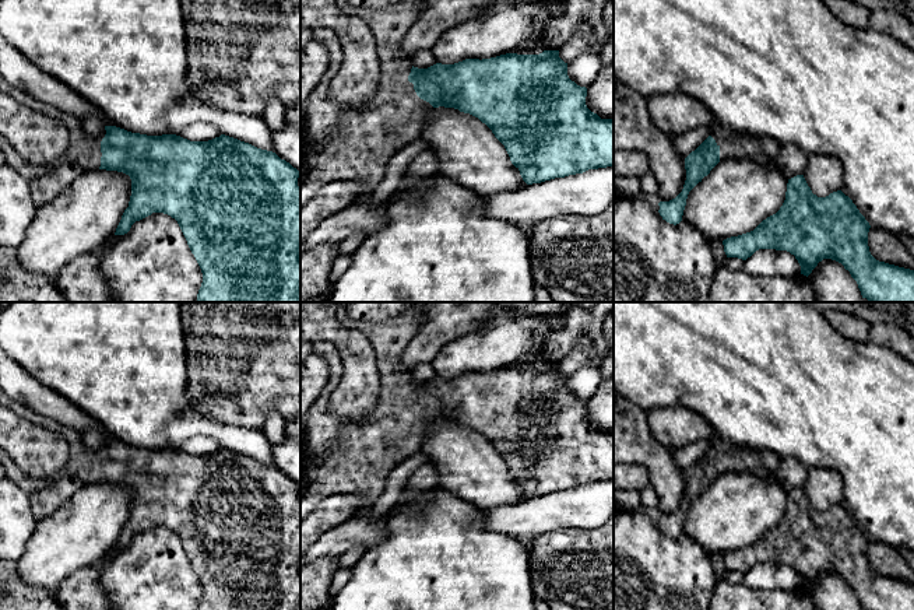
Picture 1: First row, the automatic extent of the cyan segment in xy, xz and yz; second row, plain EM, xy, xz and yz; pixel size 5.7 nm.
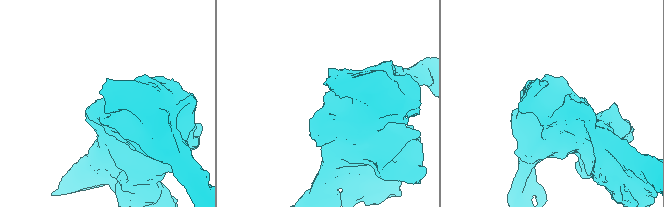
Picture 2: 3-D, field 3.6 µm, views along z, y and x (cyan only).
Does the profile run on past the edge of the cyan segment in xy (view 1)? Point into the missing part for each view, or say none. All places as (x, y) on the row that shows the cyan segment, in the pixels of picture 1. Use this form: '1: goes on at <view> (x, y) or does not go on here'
1: goes on at xy (83, 149)

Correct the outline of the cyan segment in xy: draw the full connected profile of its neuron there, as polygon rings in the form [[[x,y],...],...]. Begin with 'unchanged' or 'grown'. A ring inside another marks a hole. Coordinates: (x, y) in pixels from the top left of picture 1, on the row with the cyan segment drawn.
grown; [[[0,74],[0,90],[25,106],[42,112],[68,130],[68,147],[63,161],[84,169],[117,171],[130,176],[131,196],[115,235],[124,235],[136,221],[152,213],[175,218],[194,255],[203,283],[196,302],[300,302],[300,187],[299,171],[275,152],[221,134],[208,141],[190,141],[176,134],[147,136],[116,126],[105,126],[96,136],[89,136],[71,115],[36,101],[29,94],[10,85]]]

